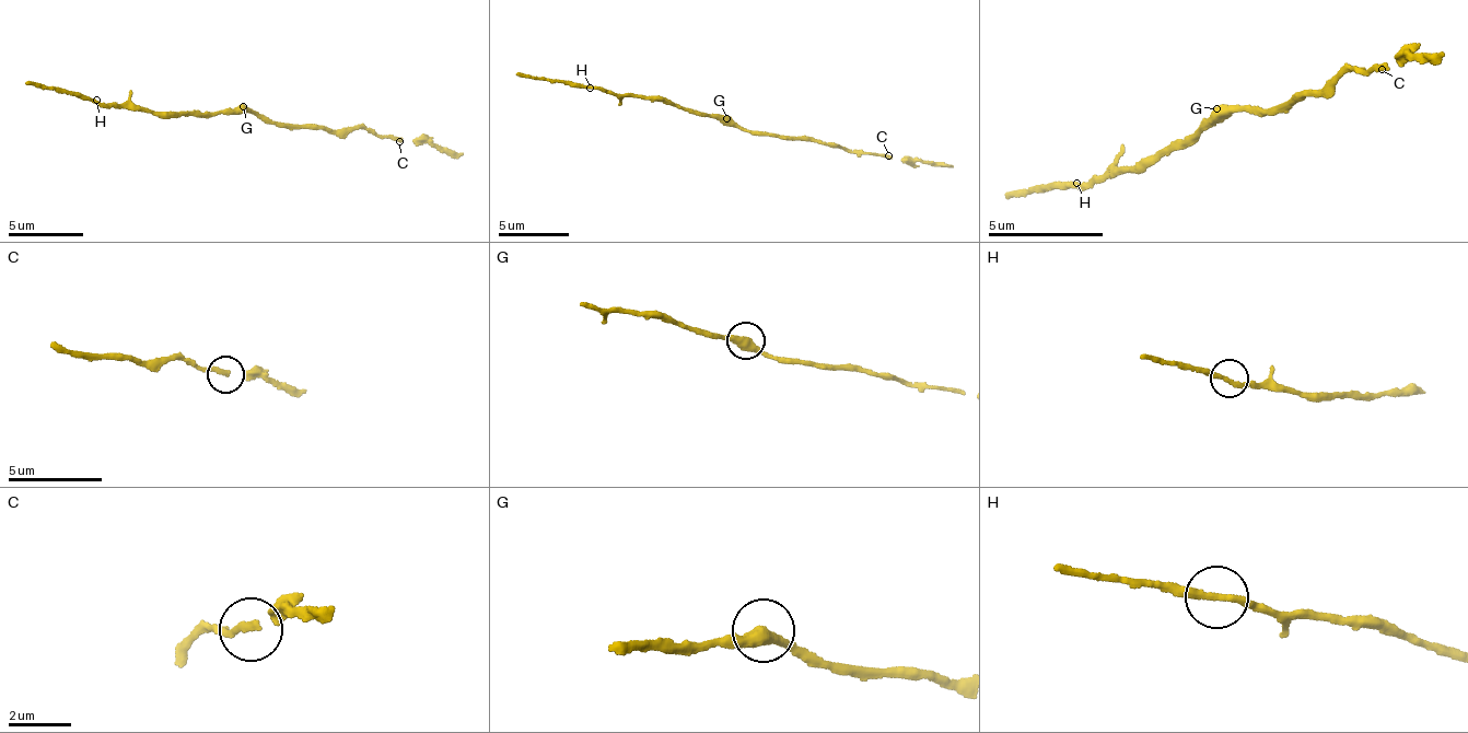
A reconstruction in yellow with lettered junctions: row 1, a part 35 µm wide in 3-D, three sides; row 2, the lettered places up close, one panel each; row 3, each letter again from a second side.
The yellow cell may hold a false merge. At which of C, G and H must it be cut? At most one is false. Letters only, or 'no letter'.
no letter

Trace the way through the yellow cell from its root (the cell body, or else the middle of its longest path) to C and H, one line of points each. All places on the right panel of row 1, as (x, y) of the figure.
C: (1226, 115), (1239, 109), (1248, 115), (1269, 108), (1359, 68), (1366, 72), (1379, 67), (1383, 71)
H: (1226, 115), (1143, 162), (1090, 185), (1082, 181), (1076, 183)

